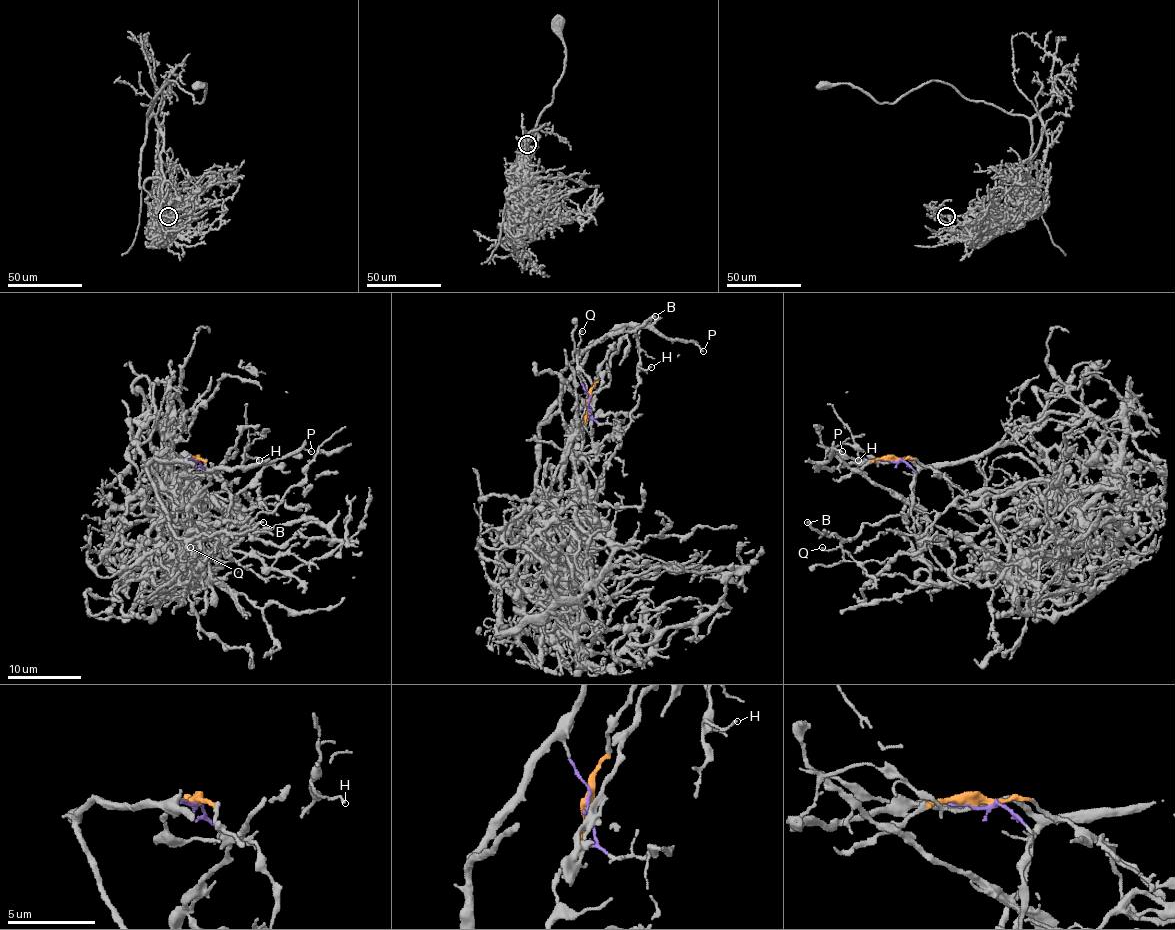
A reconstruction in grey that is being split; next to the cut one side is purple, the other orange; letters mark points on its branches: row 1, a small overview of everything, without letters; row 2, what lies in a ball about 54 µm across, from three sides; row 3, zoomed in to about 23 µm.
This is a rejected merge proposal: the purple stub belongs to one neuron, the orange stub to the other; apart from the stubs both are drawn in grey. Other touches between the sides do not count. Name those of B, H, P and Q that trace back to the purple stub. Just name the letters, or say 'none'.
B, H, P, Q

